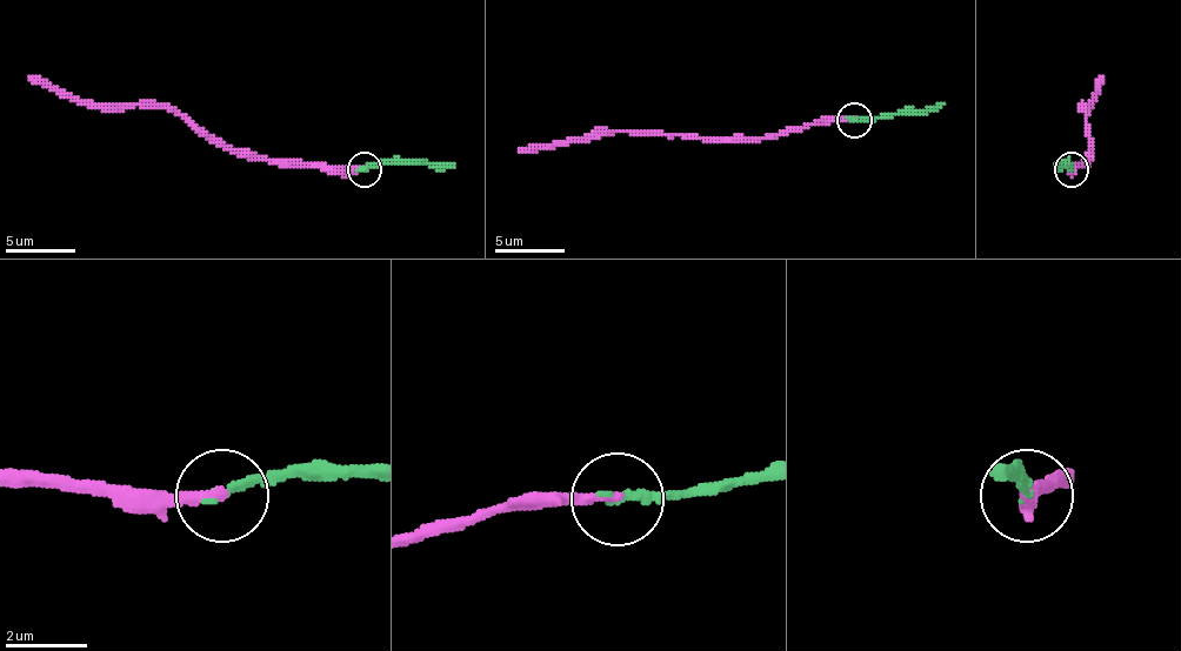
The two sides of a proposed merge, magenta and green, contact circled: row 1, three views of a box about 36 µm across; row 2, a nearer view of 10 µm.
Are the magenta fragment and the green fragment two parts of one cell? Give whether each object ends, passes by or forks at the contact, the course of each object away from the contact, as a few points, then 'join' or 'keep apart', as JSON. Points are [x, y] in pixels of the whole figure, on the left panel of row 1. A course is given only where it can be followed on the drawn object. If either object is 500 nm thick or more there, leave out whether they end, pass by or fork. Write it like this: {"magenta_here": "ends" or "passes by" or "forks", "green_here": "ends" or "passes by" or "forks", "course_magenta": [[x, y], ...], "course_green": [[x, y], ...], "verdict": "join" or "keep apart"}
{"magenta_here": "ends", "green_here": "ends", "course_magenta": [[364, 170], [325, 170], [273, 160], [248, 160], [211, 142], [165, 107], [78, 101], [29, 76]], "course_green": [[364, 170], [429, 163], [454, 167]], "verdict": "join"}

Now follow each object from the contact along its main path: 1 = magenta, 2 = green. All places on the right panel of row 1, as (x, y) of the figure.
1: (1072, 170), (1089, 160), (1082, 107), (1103, 76)
2: (1072, 170), (1065, 163), (1054, 167)

